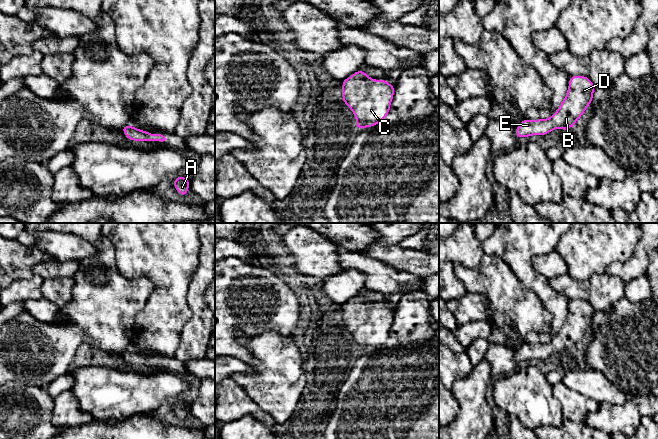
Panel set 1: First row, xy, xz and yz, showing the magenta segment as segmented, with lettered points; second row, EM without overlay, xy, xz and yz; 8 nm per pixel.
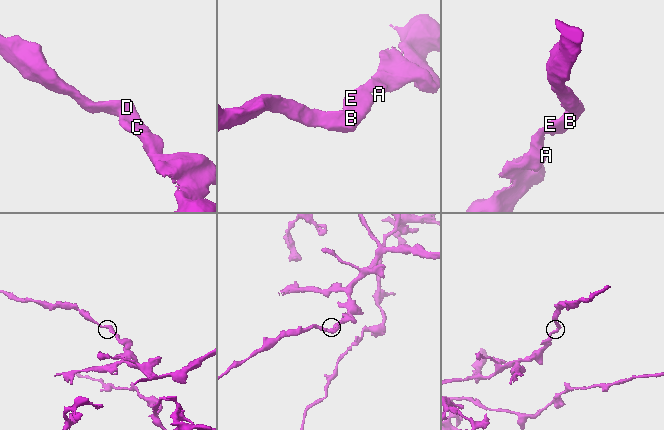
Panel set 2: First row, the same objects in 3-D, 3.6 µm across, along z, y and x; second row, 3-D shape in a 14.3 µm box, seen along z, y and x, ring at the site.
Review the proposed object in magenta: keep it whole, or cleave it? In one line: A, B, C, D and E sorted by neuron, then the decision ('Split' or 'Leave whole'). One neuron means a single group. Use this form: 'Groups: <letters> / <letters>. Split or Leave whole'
Groups: A B C D E. Leave whole

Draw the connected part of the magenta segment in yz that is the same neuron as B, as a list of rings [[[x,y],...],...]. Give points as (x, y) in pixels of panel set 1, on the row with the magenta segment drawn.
[[[570,76],[567,94],[555,113],[547,119],[524,118],[516,127],[515,136],[520,139],[533,135],[544,136],[554,129],[568,131],[593,101],[595,88],[589,77]]]

